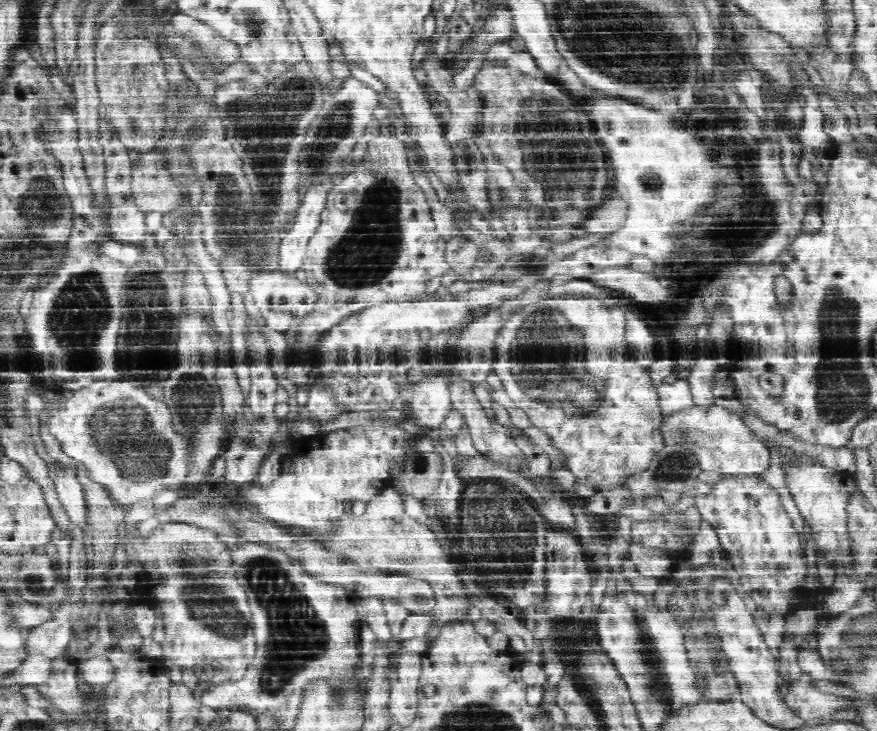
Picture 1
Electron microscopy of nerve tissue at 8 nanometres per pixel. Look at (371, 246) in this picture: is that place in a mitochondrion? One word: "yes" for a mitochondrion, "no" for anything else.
yes

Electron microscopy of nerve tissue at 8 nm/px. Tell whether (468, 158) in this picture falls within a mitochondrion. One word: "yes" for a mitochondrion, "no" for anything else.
no

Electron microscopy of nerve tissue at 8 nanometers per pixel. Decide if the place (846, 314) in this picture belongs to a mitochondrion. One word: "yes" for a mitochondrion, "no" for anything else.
yes

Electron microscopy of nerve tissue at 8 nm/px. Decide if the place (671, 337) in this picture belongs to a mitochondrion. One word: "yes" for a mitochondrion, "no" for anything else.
no

